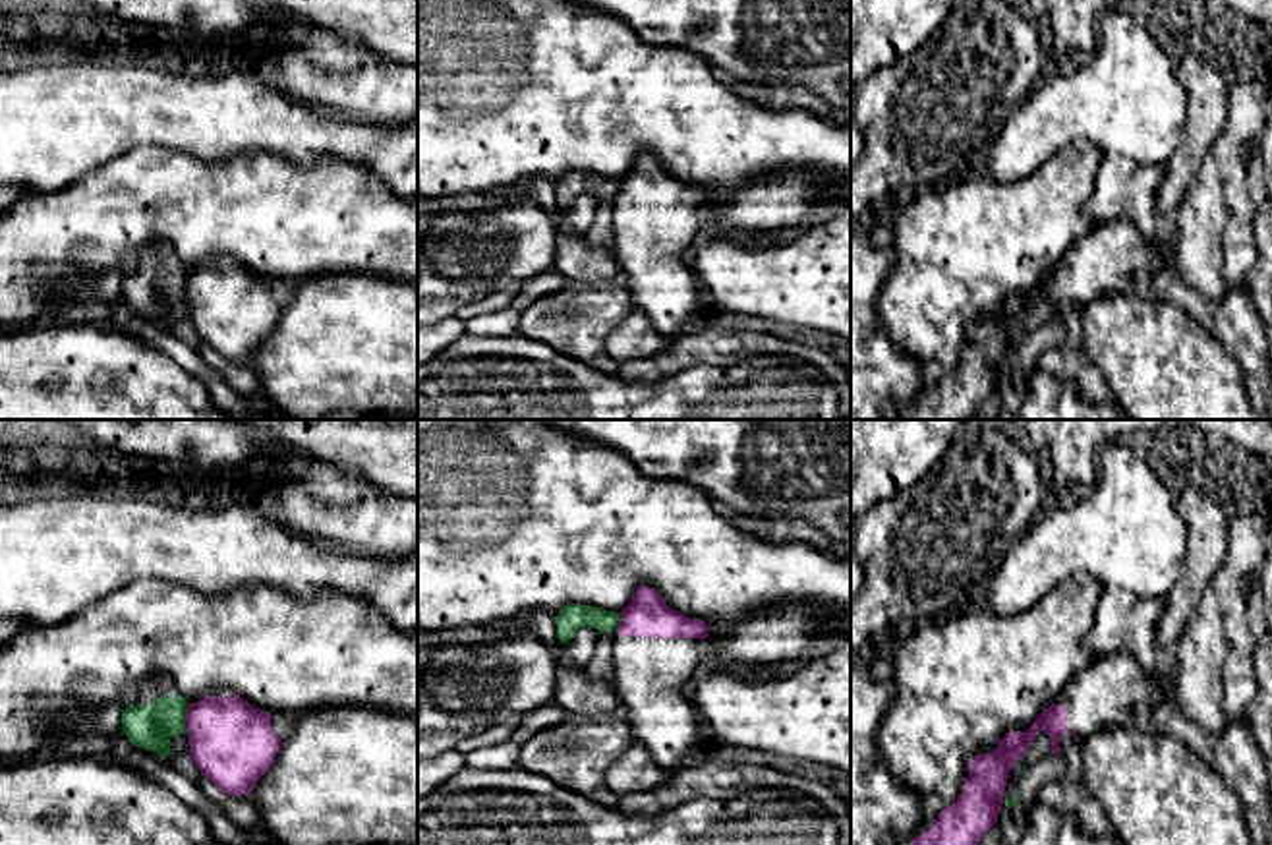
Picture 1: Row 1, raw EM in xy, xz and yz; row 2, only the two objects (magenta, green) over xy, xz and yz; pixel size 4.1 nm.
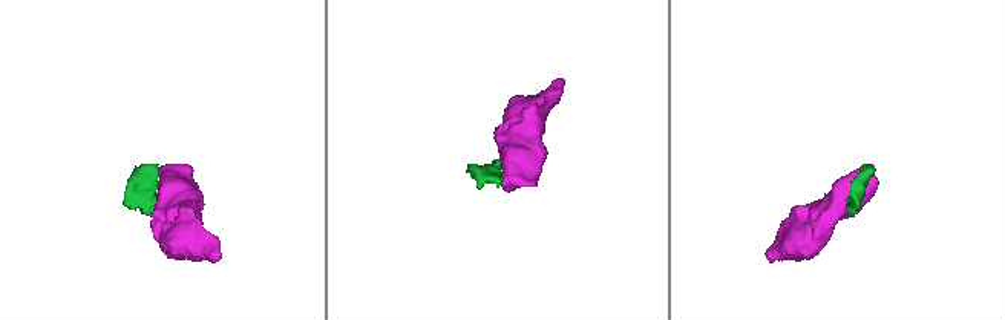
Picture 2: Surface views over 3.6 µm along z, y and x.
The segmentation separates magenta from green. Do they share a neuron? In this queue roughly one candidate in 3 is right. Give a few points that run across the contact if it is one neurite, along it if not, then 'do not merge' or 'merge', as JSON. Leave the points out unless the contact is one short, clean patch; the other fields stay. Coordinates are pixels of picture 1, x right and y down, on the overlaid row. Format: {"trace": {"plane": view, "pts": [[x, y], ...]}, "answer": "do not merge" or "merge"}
{"trace": {"plane": "xy", "pts": [[188, 706], [186, 731]]}, "answer": "do not merge"}

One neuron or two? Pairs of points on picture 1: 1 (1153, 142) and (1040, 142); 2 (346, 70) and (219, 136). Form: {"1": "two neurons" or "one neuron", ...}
{"1": "one neuron", "2": "two neurons"}

